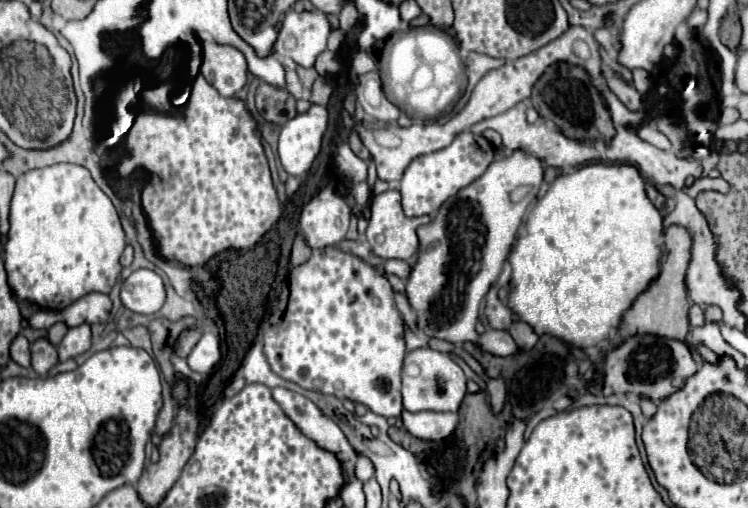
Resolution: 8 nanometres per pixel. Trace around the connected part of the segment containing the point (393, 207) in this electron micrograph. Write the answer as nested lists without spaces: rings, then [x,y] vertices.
[[[388,190],[384,194],[374,196],[370,204],[372,216],[368,220],[368,230],[366,230],[366,240],[372,246],[372,252],[380,258],[398,258],[398,260],[410,260],[416,256],[418,250],[418,236],[416,228],[422,224],[430,222],[430,216],[404,216],[402,204],[400,204],[400,192],[398,190]]]

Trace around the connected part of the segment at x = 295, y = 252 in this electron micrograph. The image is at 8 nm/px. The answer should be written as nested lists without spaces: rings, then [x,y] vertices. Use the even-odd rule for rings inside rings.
[[[296,236],[294,246],[292,246],[292,254],[290,254],[290,264],[300,266],[300,264],[304,264],[308,260],[308,256],[312,256],[312,250],[306,246],[302,236]]]

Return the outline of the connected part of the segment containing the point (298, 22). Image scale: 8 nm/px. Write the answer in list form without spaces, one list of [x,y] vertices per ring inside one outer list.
[[[288,10],[280,26],[276,40],[276,52],[282,56],[292,56],[302,68],[314,66],[320,52],[326,50],[326,42],[332,28],[326,12],[314,10]]]

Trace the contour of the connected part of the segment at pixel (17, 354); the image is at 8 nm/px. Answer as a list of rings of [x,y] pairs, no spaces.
[[[18,334],[12,340],[12,344],[10,344],[10,358],[14,362],[18,362],[20,366],[24,366],[24,368],[30,366],[30,344],[28,344],[28,340],[22,334]]]

